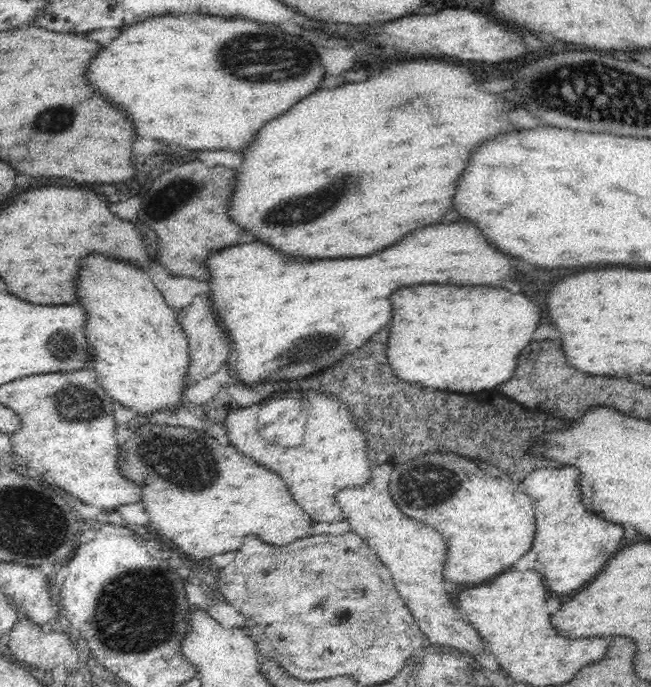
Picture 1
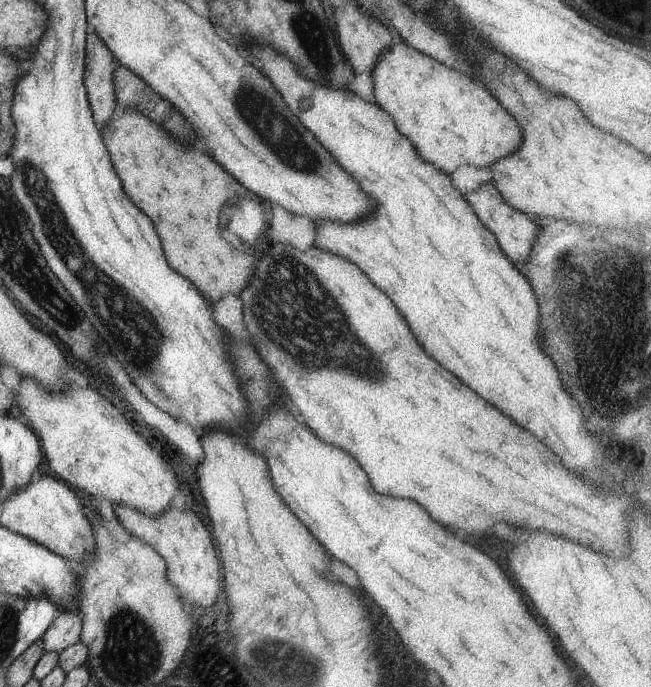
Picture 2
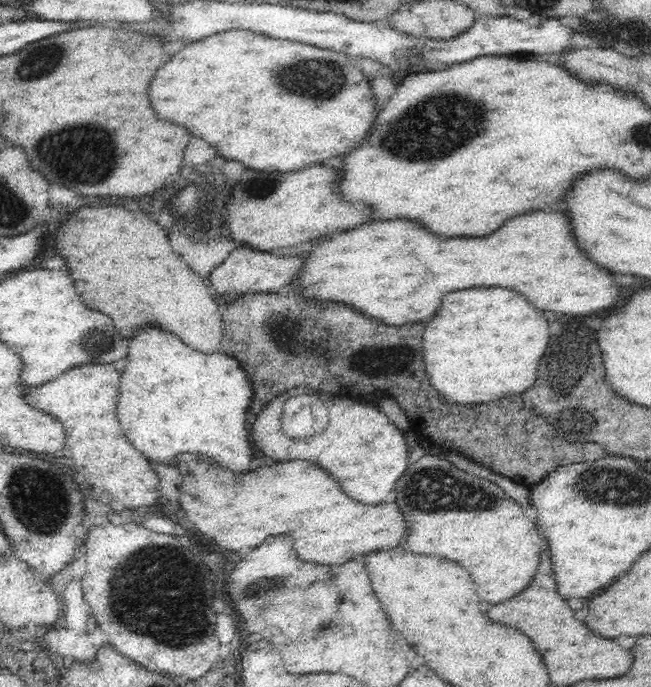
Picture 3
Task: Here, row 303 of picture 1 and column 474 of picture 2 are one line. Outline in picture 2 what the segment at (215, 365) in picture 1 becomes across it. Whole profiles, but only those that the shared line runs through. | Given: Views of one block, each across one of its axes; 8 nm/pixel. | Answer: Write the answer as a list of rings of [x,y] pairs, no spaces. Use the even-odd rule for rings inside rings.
[[[493,183],[480,184],[480,188],[476,188],[474,192],[464,194],[464,198],[474,209],[478,220],[496,237],[502,252],[516,266],[521,266],[524,260],[528,260],[528,256],[530,256],[532,250],[532,244],[536,240],[536,234],[538,234],[538,228],[541,223],[538,219],[529,214],[524,214],[512,208],[512,206],[508,206]]]

